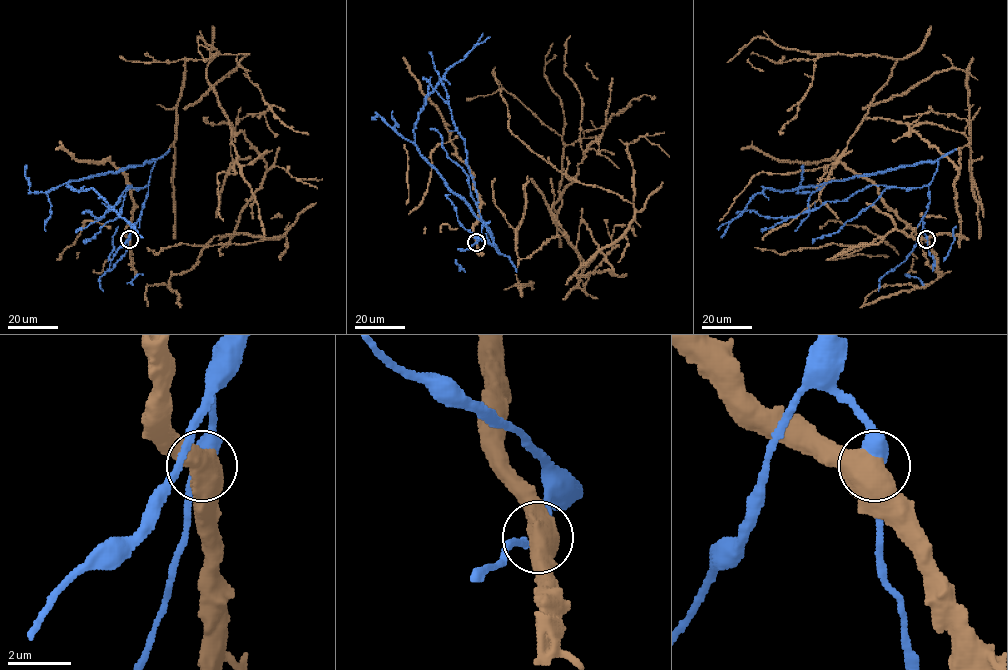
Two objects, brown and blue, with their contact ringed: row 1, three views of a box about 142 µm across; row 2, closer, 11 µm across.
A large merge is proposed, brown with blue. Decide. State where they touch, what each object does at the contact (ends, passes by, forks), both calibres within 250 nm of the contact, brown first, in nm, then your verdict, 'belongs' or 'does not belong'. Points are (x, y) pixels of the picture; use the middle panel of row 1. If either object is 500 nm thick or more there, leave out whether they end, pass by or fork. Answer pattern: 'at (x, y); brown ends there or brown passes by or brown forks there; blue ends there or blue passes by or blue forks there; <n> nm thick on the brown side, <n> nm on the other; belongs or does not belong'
at (476, 242); 550 nm thick on the brown side, 400 nm on the other; belongs

